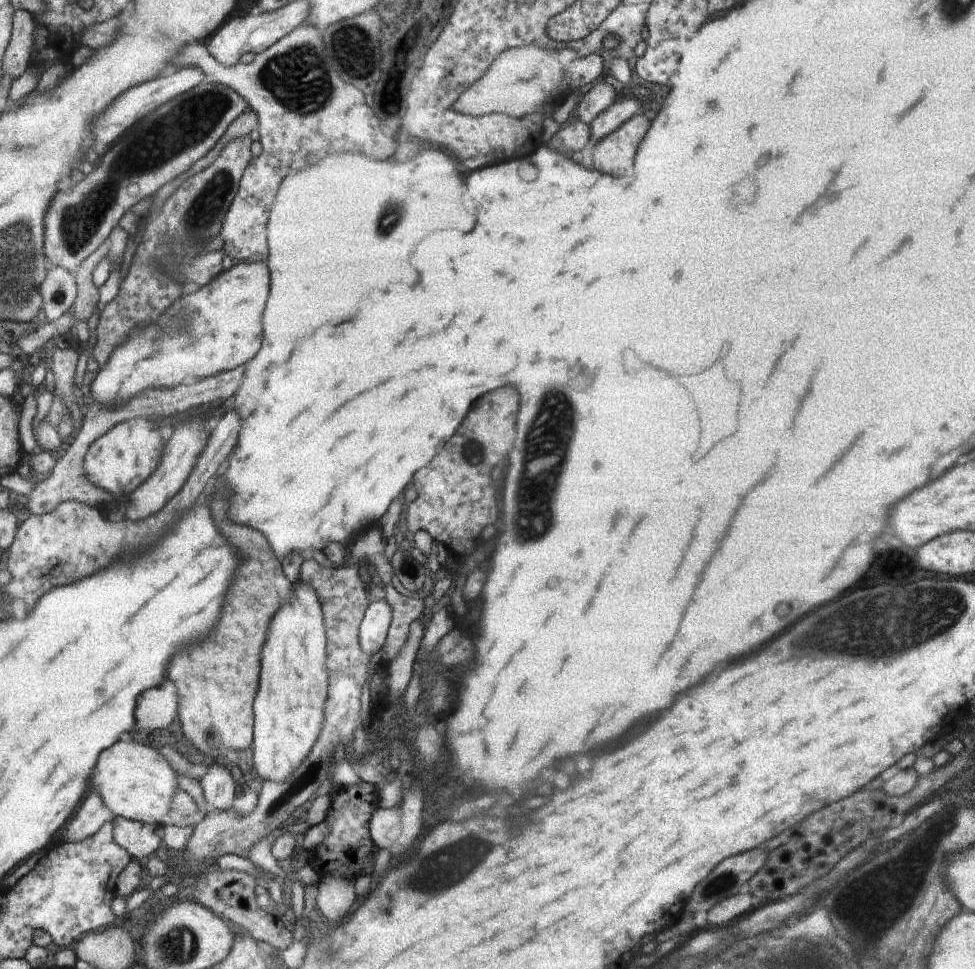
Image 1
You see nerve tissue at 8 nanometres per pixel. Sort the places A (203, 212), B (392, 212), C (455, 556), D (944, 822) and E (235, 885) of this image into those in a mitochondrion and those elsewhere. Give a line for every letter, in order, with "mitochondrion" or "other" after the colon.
A: mitochondrion
B: mitochondrion
C: other
D: mitochondrion
E: other

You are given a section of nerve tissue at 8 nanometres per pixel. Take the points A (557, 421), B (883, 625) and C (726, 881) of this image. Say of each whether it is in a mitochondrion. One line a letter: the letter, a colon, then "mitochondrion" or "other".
A: mitochondrion
B: mitochondrion
C: mitochondrion

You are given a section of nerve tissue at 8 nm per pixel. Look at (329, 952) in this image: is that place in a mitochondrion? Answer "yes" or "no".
yes

